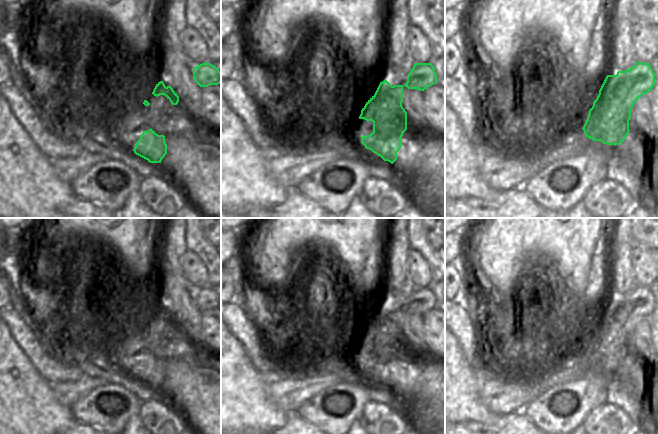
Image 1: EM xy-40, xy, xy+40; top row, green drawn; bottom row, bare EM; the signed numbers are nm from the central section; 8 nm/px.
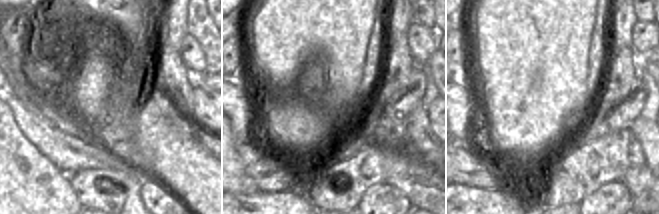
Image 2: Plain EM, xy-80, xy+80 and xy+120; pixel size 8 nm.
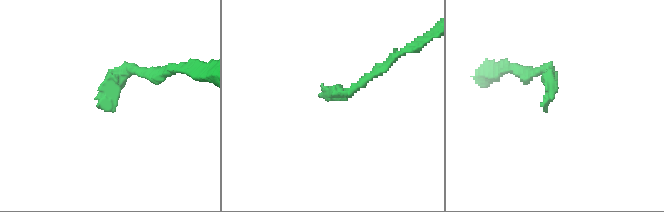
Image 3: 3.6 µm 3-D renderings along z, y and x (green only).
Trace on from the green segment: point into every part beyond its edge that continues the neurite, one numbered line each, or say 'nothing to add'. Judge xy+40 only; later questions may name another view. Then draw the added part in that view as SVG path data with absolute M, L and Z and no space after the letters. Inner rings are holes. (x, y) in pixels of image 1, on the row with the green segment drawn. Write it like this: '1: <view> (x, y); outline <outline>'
1: xy+40 (502, 172); outline M570 129L564 132L552 145L530 157L512 157L496 150L490 152L486 149L486 142L482 140L473 145L473 148L479 158L479 172L483 180L489 187L501 192L510 189L521 189L528 179L548 165L582 155L589 150L588 145L592 142L592 139L585 136L583 129Z

